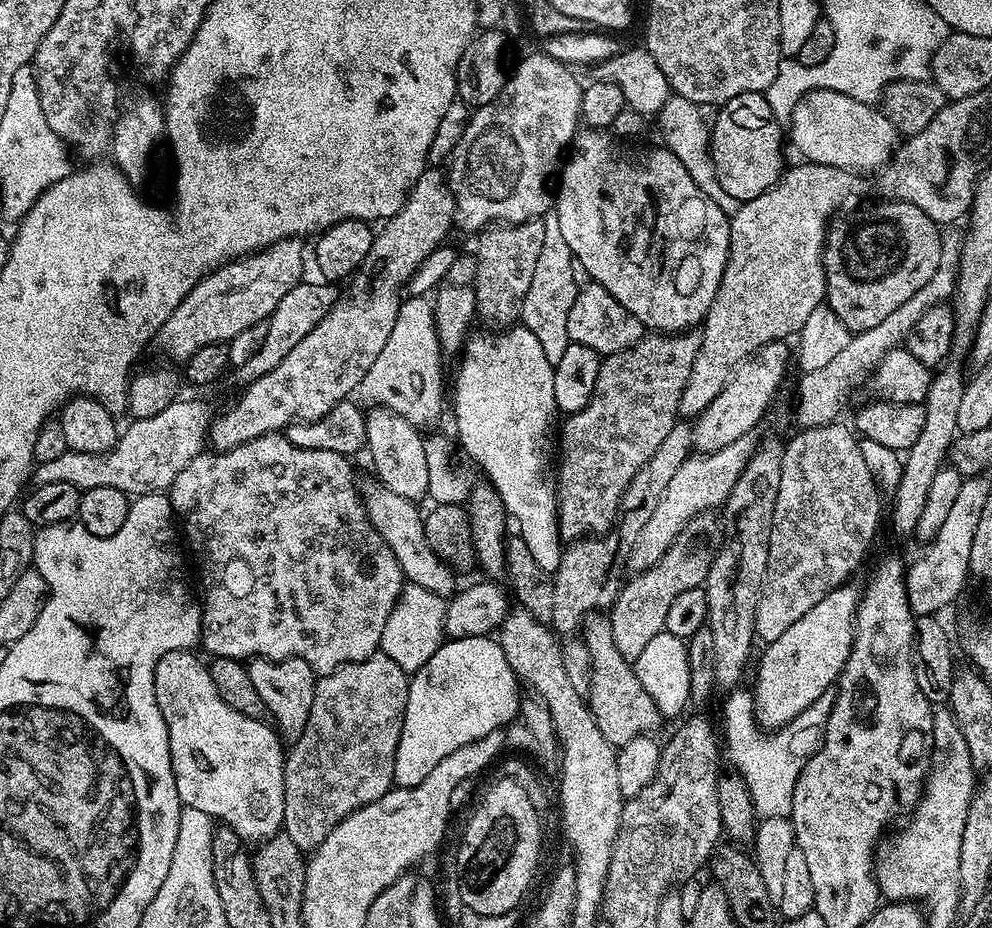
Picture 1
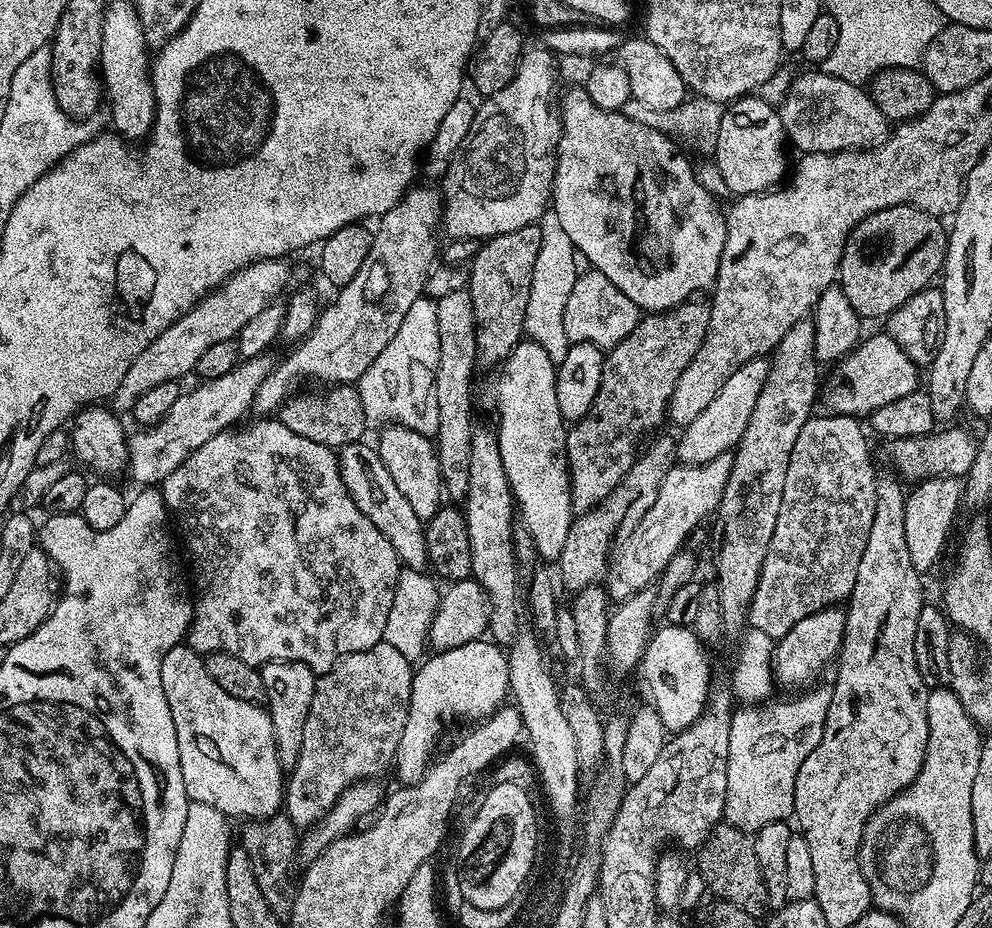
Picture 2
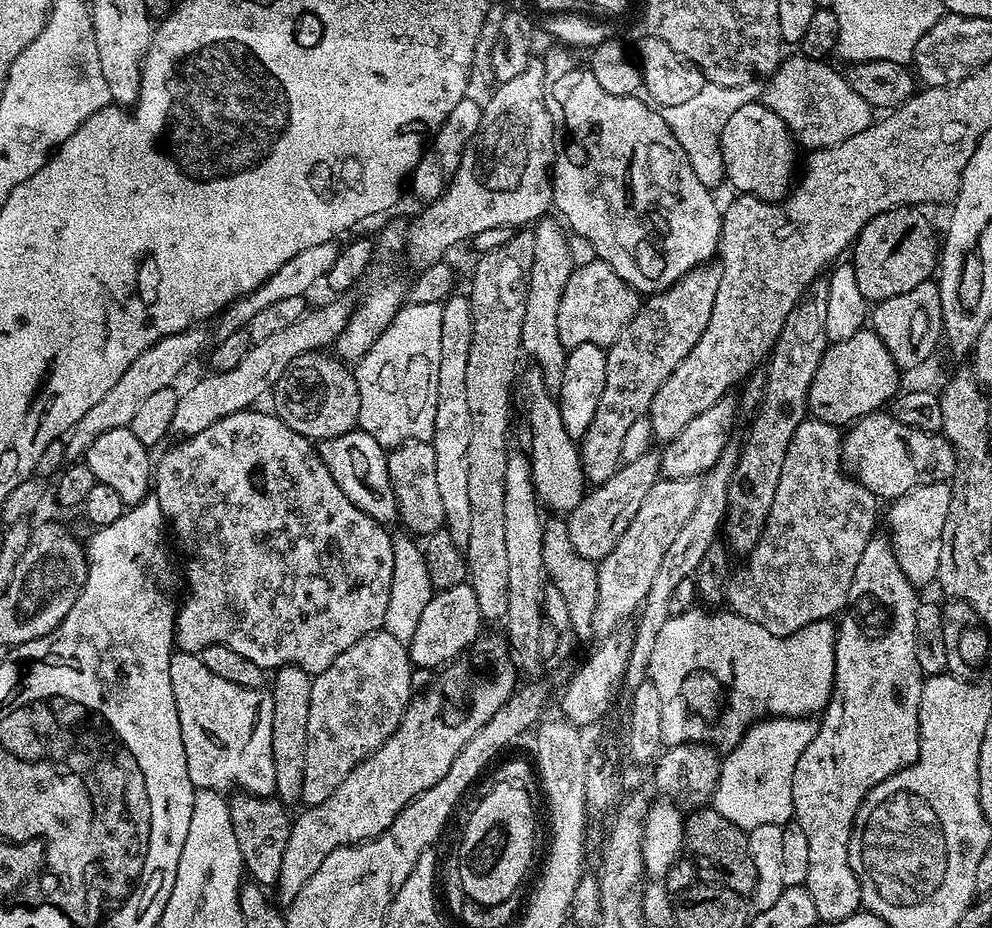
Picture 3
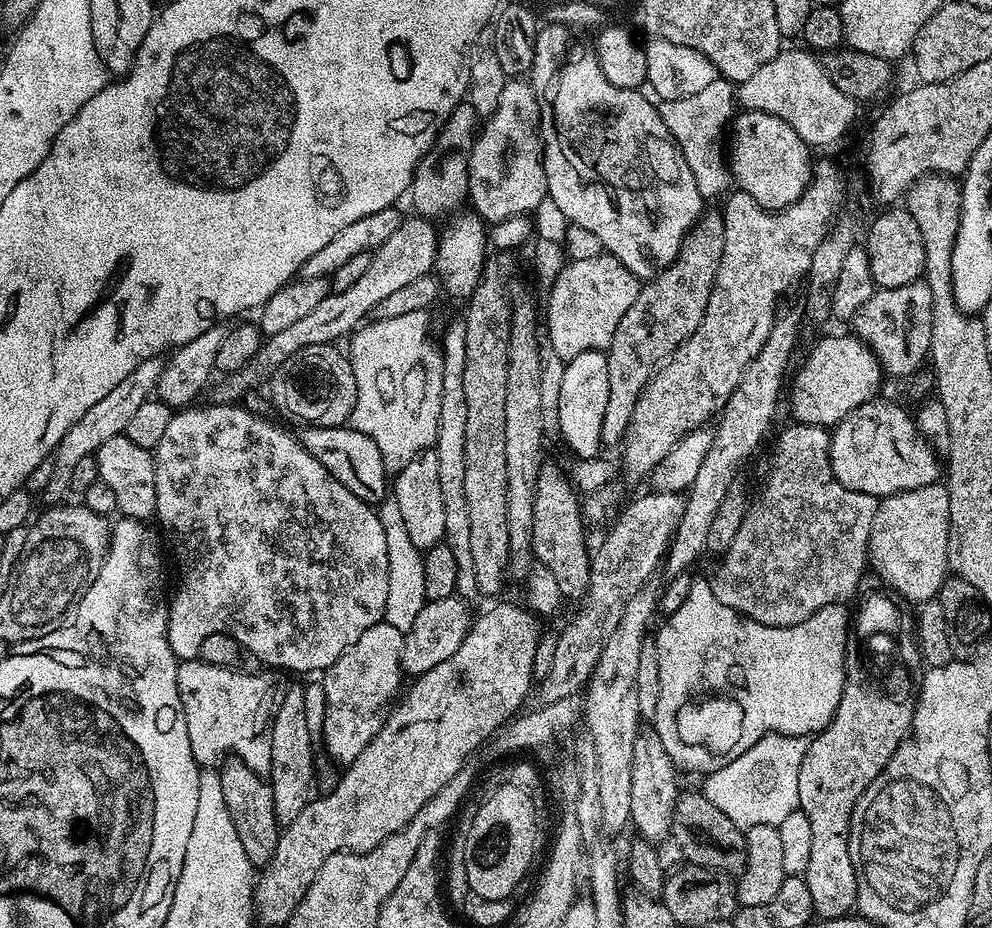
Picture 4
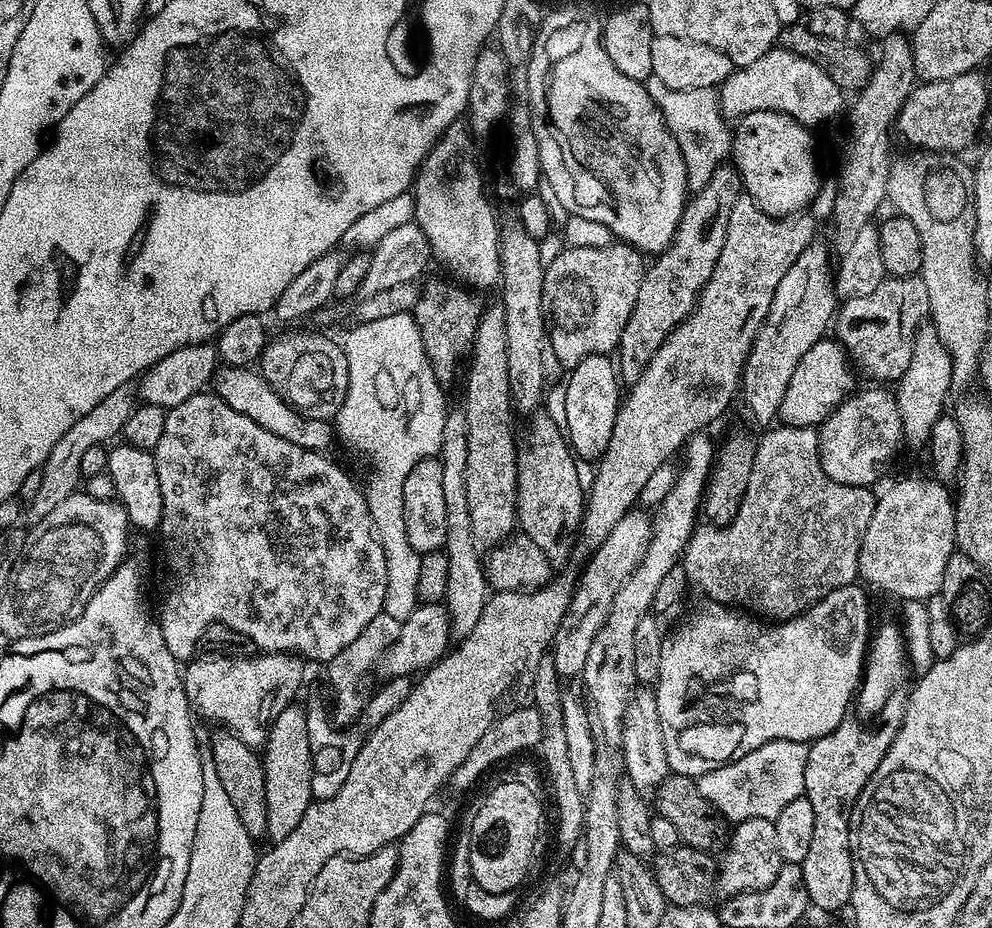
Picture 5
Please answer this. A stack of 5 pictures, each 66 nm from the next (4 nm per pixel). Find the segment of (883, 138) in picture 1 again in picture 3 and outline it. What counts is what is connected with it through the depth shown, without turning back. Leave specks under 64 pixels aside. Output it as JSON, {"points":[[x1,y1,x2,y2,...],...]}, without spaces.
{"points":[[795,54,783,61,780,67,767,77,763,85,762,102,792,133,797,145,805,144,805,149,829,148,866,131,874,122,874,110,862,98,854,94,843,71,835,72,824,60,811,60,809,56]]}

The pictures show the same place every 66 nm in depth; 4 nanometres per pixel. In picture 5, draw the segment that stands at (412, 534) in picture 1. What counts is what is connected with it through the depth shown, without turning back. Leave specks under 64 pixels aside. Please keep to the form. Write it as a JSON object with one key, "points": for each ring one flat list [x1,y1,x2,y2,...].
{"points":[[228,365,221,367,213,377,212,386,215,393,228,406,233,407,238,414,245,415,262,429,270,431,270,434,275,434,278,438,285,439,286,442,293,443,294,446,314,449,315,452,326,452,330,450,328,448,331,446,332,440,334,444,336,435,331,421,310,418,308,415,301,414,273,390,261,373,249,367,240,368]]}

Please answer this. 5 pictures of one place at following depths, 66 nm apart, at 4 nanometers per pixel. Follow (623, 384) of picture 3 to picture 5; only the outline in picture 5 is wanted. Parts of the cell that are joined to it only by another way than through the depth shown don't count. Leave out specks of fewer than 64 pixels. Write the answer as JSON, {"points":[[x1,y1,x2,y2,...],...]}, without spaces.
{"points":[[735,167,713,169,685,204,678,230,674,230,674,238,668,249,659,253,653,259,656,260,653,264,645,267,642,286,638,286,638,302,622,330,618,345,618,376,625,385,630,386,637,380,662,342,666,342,666,338,696,307,701,290,706,282,710,282,710,274,714,274,718,254,722,254,730,210,734,210,734,202,738,202,741,195,740,175]]}

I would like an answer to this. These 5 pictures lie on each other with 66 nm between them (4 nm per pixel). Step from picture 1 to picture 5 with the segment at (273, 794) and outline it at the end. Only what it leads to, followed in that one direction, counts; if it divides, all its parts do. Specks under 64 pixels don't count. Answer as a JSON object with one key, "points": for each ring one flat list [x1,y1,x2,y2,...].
{"points":[[265,652,263,654,237,654,234,656,217,656,200,654,187,661,183,669,184,689,188,703,197,717,205,716,213,720,216,726,223,726,251,748,259,749,268,741,270,726,286,706,297,699,296,691,304,680,305,661,290,652]]}

